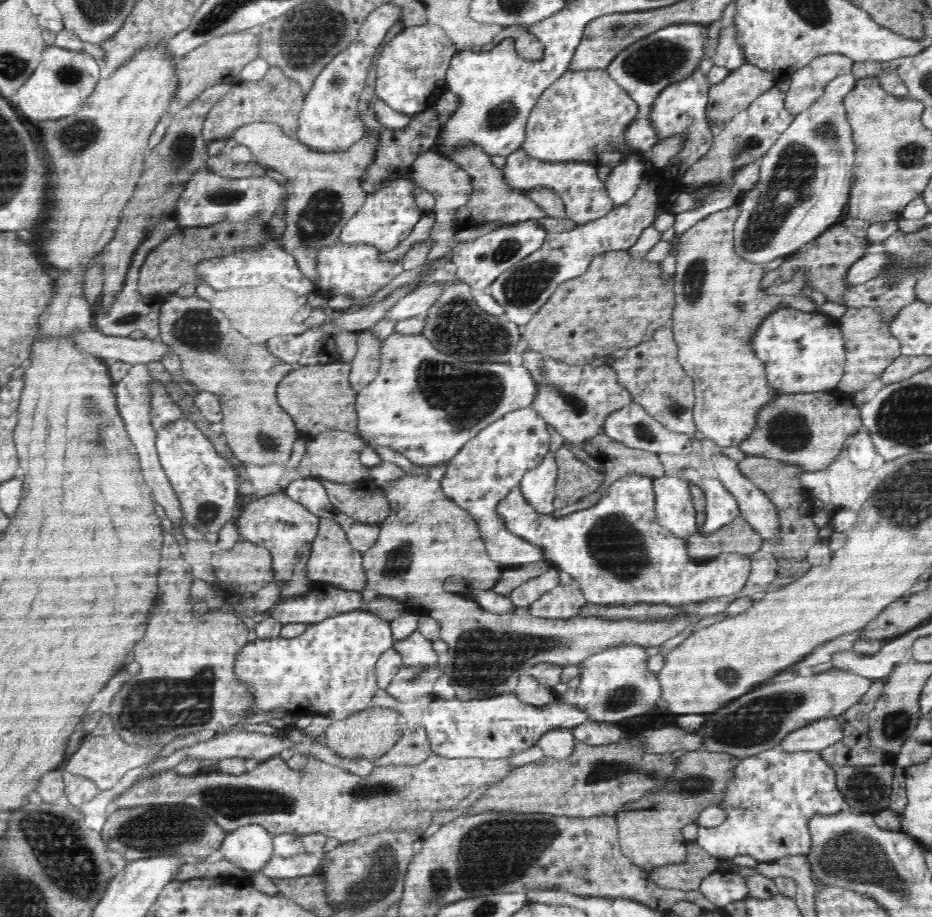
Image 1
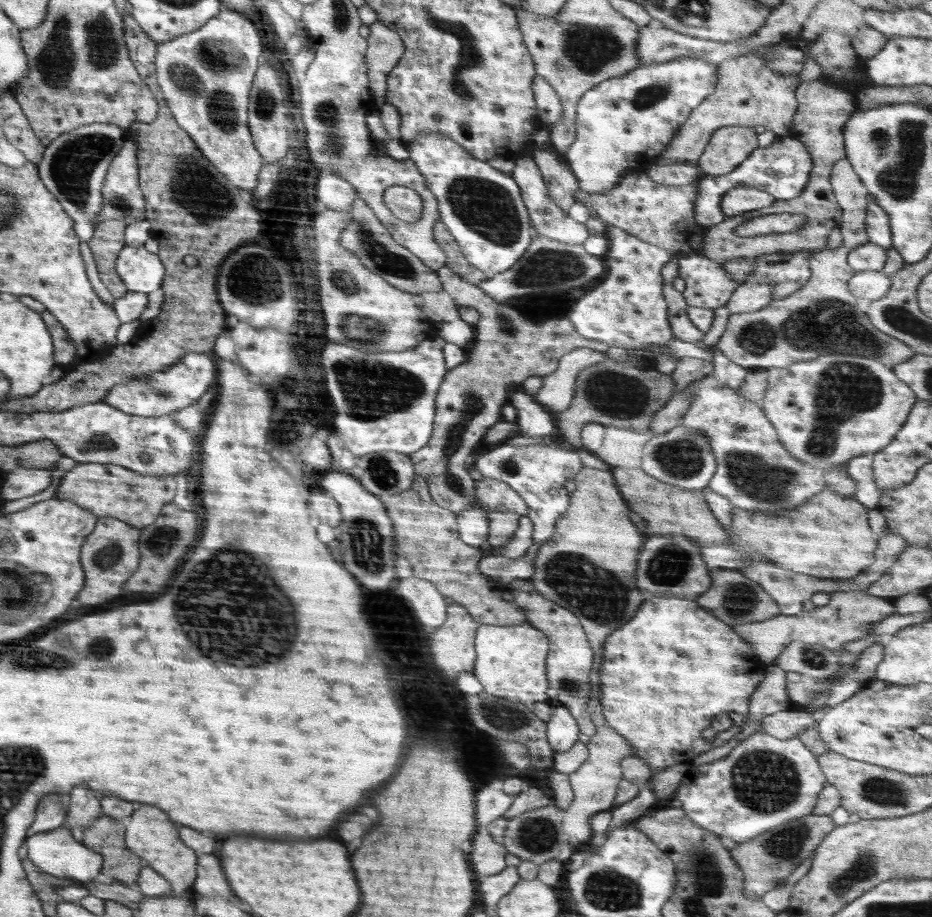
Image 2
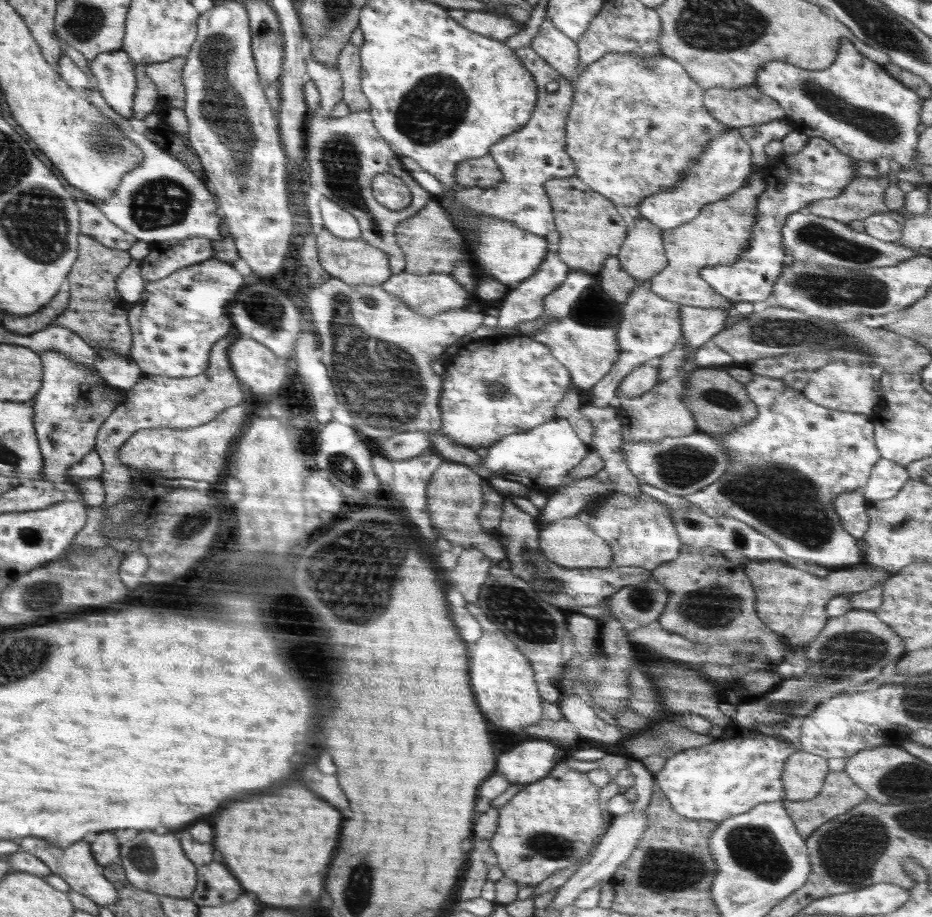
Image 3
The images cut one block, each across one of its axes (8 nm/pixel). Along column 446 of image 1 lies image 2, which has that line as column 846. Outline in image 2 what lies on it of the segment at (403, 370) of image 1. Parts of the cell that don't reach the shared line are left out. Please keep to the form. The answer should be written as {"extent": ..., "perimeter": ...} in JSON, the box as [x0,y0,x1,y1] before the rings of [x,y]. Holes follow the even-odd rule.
{"extent":[758,354,916,468],"perimeter":[[[828,354],[812,360],[802,360],[786,368],[770,368],[768,388],[758,406],[776,430],[778,440],[792,455],[810,468],[844,466],[861,454],[874,454],[894,440],[902,429],[910,410],[916,404],[912,389],[902,382],[891,367],[877,360],[850,354]]]}

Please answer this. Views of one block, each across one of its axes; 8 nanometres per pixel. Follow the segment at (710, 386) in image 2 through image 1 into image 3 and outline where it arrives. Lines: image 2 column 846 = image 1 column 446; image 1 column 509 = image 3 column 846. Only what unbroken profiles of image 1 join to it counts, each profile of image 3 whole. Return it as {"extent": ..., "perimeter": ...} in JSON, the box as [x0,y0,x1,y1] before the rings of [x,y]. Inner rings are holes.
{"extent":[684,374,881,570],"perimeter":[[[752,374],[745,386],[747,398],[757,407],[758,416],[749,424],[733,428],[725,436],[714,437],[728,452],[729,468],[710,486],[684,498],[708,516],[724,515],[748,524],[770,538],[793,561],[816,564],[829,570],[860,564],[859,540],[842,527],[834,500],[842,492],[860,493],[870,478],[871,469],[881,458],[870,416],[838,413],[812,404],[782,380],[766,376]]]}

